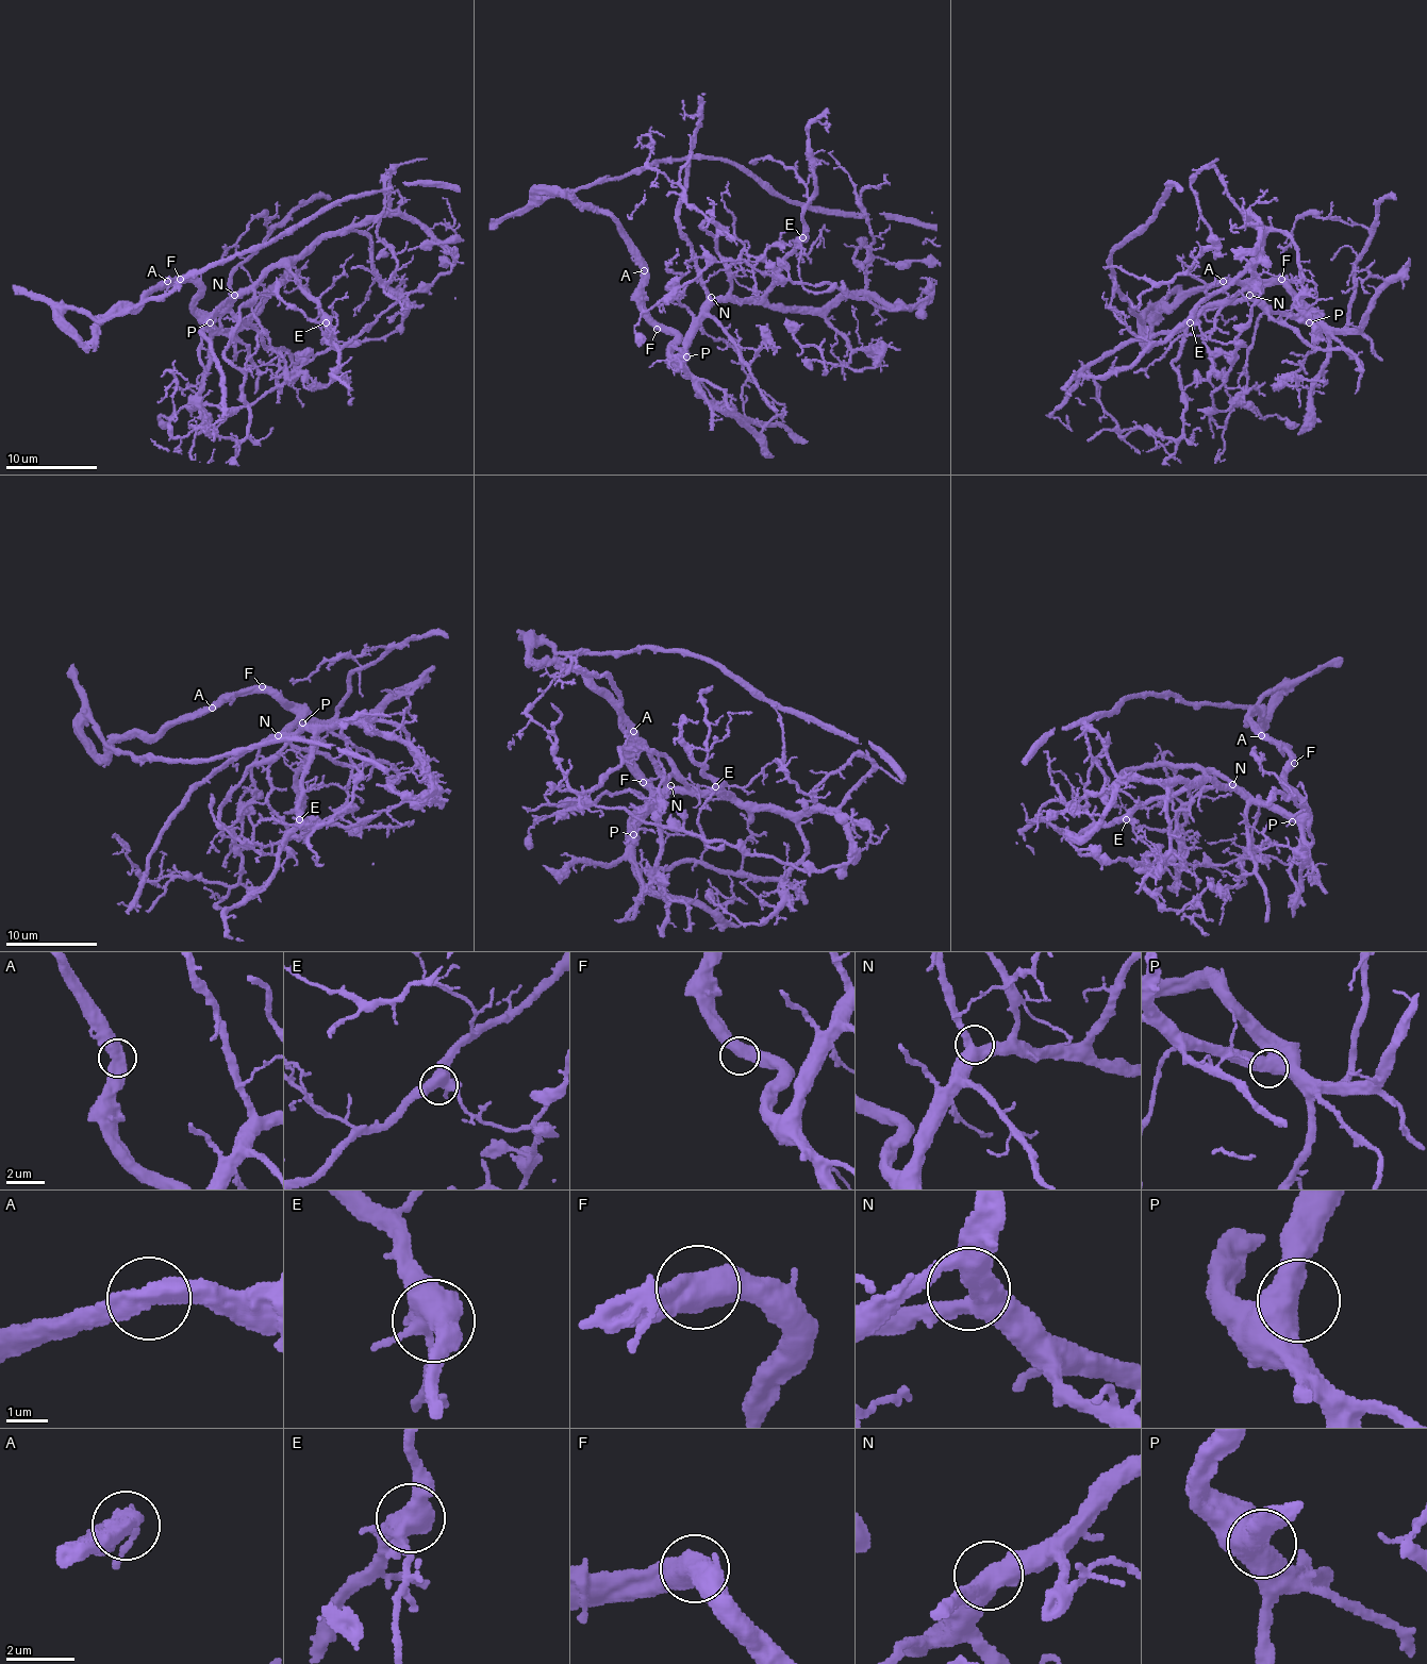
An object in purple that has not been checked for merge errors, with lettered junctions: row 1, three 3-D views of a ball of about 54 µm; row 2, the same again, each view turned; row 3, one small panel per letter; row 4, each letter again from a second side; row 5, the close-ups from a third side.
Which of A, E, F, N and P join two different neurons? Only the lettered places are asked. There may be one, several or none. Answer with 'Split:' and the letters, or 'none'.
Split: none

